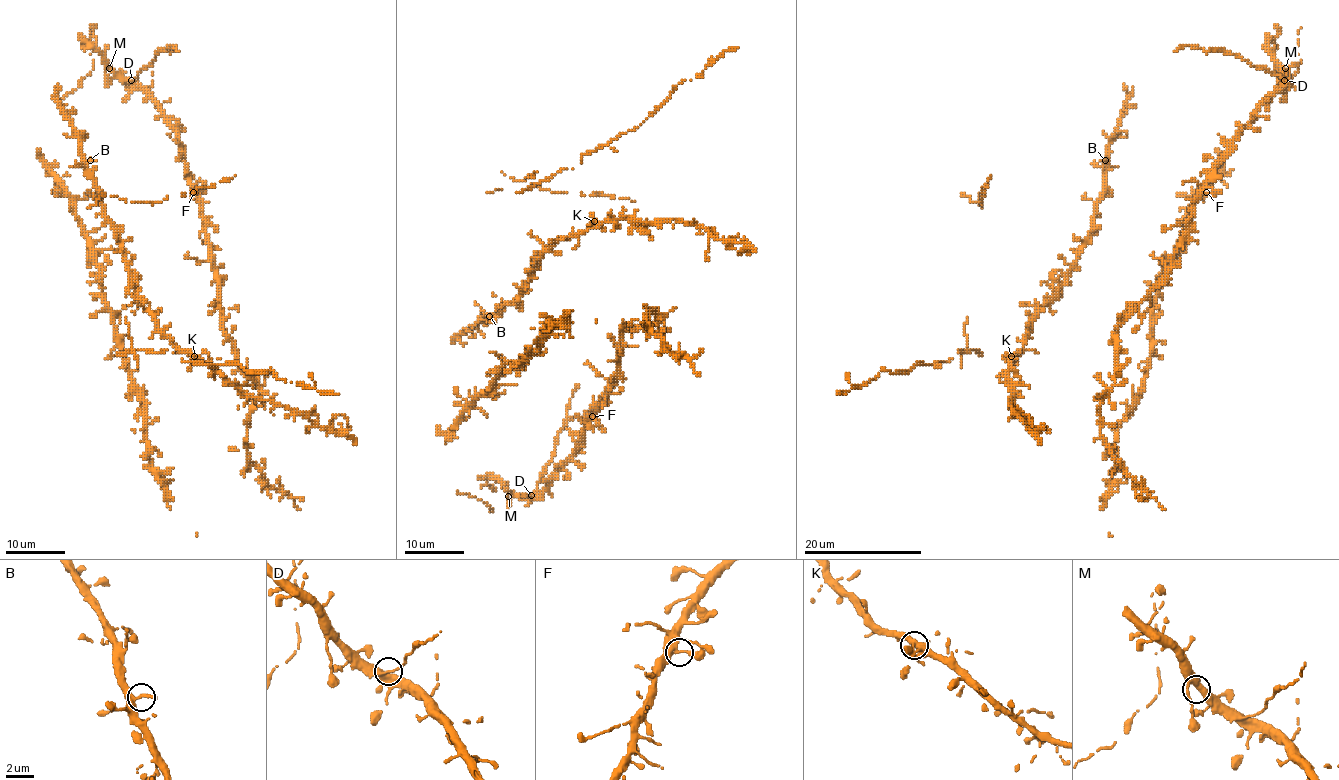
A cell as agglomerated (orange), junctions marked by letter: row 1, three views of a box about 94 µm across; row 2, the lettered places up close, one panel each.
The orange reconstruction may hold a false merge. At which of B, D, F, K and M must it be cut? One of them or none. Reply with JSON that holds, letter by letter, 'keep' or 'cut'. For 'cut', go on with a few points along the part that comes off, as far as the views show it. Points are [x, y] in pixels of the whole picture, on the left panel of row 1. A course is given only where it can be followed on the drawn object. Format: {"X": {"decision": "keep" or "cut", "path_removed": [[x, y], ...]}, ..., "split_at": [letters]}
{"B": {"decision": "keep"}, "D": {"decision": "cut", "path_removed": [[131, 80], [153, 62], [162, 49], [166, 52], [169, 46], [174, 46], [178, 52]]}, "F": {"decision": "keep"}, "K": {"decision": "keep"}, "M": {"decision": "keep"}, "split_at": ["D"]}

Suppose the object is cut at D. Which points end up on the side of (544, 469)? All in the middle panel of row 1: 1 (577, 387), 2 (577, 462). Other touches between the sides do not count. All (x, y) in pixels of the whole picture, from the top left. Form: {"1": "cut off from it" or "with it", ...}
{"1": "with it", "2": "cut off from it"}

